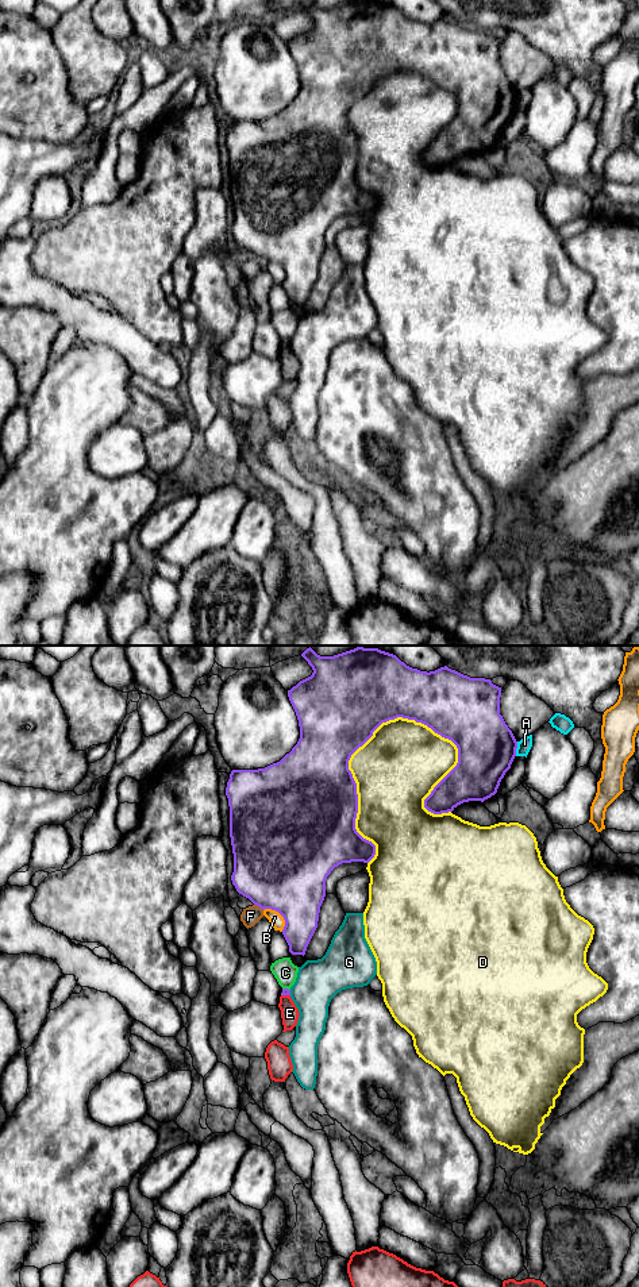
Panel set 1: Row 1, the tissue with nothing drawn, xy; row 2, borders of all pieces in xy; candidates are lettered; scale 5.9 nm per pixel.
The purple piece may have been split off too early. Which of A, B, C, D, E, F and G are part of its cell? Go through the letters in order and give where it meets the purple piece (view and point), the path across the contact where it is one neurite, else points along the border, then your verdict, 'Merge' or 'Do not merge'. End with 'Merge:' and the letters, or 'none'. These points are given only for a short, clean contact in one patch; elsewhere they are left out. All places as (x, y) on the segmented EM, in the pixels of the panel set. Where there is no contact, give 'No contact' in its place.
A: Touches purple at xy (516, 747). Do not merge
B: Touches purple at xy (280, 913). Do not merge
C: Touches purple at xy (287, 989). Boundary: xy (283, 987), (289, 990). Do not merge
D: Touches purple at xy (353, 779). Do not merge
E: Touches purple at xy (285, 994). Boundary: xy (281, 994), (289, 995). Do not merge
F: Touches purple at xy (258, 905). Do not merge
G: Touches purple at xy (289, 993). Do not merge
Merge: none

